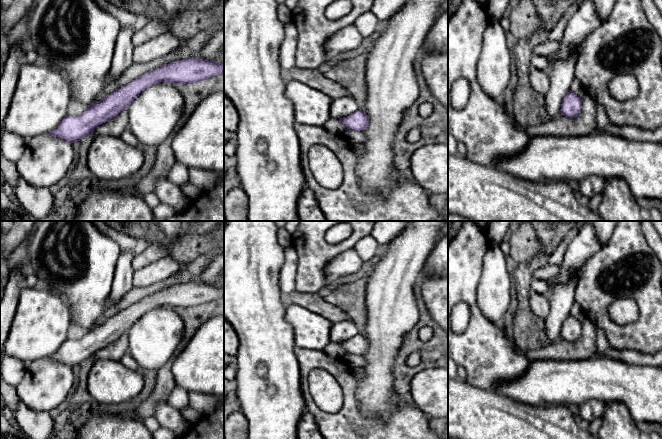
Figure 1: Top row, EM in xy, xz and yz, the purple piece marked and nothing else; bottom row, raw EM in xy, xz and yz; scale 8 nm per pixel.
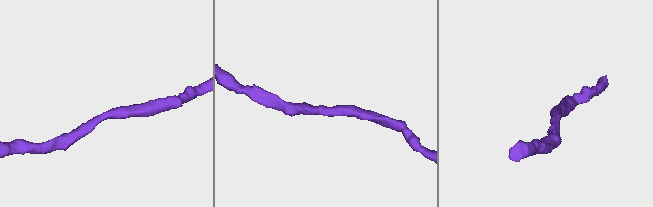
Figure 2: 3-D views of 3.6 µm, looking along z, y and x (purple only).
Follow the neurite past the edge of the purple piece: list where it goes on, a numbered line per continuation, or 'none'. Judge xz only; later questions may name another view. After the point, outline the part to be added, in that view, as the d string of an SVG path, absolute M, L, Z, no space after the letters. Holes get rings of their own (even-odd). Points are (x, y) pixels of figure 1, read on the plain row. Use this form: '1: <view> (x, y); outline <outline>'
none

